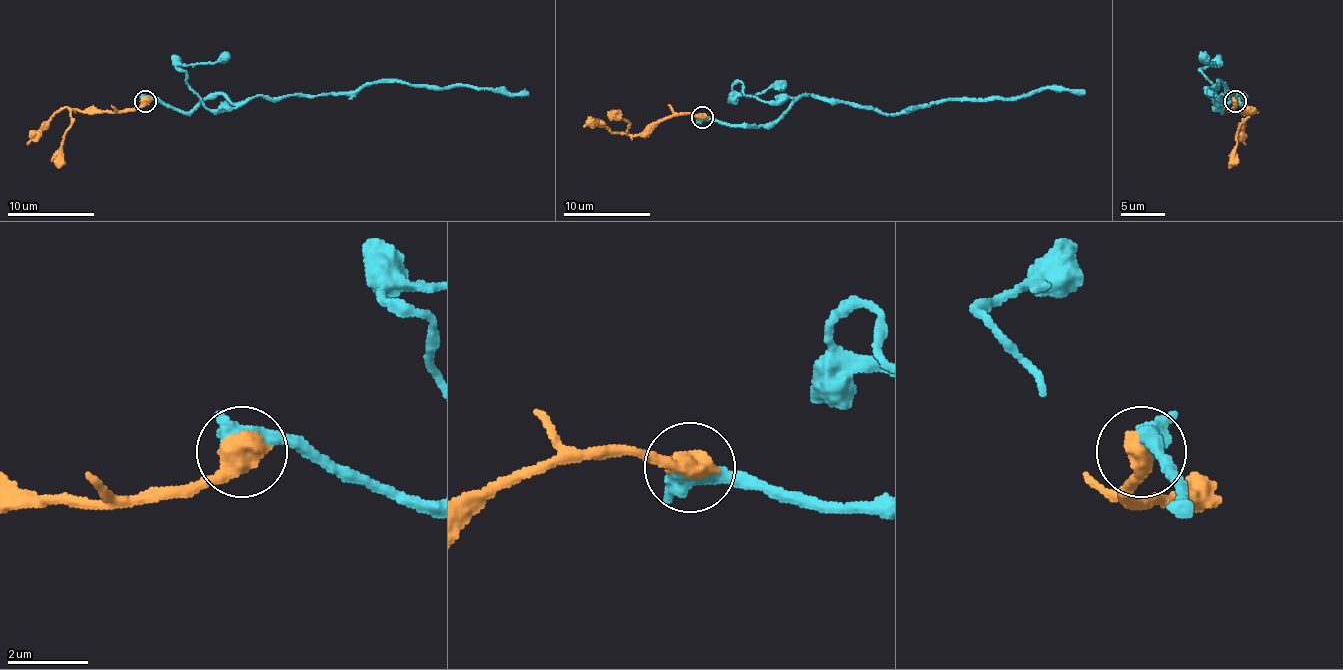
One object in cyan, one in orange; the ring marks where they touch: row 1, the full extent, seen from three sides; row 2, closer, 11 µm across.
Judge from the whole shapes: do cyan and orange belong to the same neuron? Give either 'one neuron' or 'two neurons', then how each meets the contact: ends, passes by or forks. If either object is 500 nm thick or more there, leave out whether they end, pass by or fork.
one neuron

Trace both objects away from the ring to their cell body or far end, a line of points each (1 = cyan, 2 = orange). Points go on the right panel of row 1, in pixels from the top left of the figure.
1: (1235, 99), (1243, 112), (1239, 95), (1226, 103), (1213, 97), (1232, 93), (1221, 82), (1206, 90), (1213, 95)
2: (1235, 101), (1235, 112), (1252, 110), (1239, 128), (1235, 160), (1228, 167)

